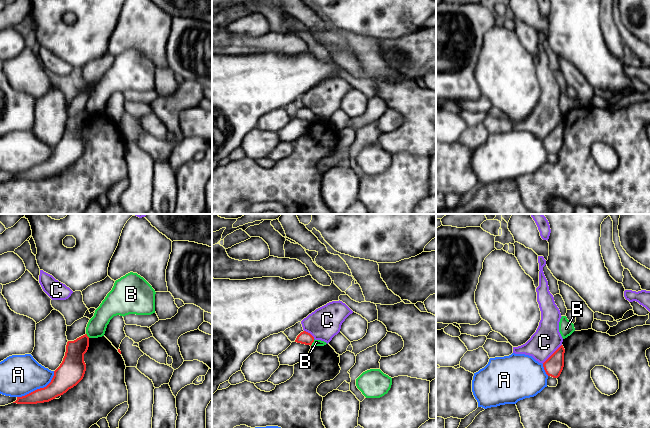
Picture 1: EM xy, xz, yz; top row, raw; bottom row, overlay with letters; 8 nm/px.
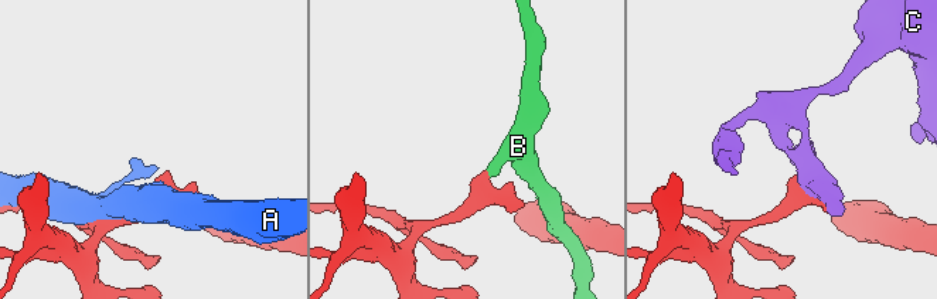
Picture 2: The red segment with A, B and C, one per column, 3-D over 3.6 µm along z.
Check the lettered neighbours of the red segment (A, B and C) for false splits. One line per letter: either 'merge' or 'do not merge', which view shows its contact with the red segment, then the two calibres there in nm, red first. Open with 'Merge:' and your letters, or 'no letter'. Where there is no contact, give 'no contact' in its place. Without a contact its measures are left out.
Merge: no letter
A: do not merge; meets red in xy; 200 nm thick on the red side, 320 nm on the other
B: do not merge; meets red in xz; 100 nm thick on the red side, 50 nm on the other
C: do not merge; meets red in yz; 160 nm thick on the red side, 220 nm on the other

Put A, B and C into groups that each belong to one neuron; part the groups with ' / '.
A / B / C

